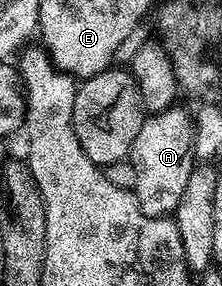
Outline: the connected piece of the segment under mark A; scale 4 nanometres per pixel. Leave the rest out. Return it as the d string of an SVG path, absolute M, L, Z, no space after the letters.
M171 107L161 113L150 113L140 127L140 135L136 135L136 143L132 150L132 162L136 169L136 183L132 190L138 199L138 206L149 217L165 217L173 214L180 203L180 195L184 195L184 187L188 183L188 175L196 167L194 153L194 122L179 107Z

